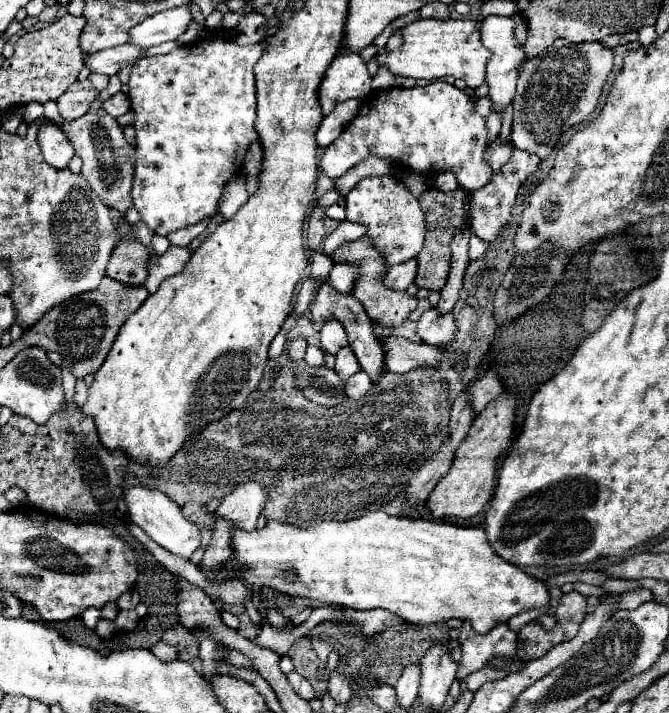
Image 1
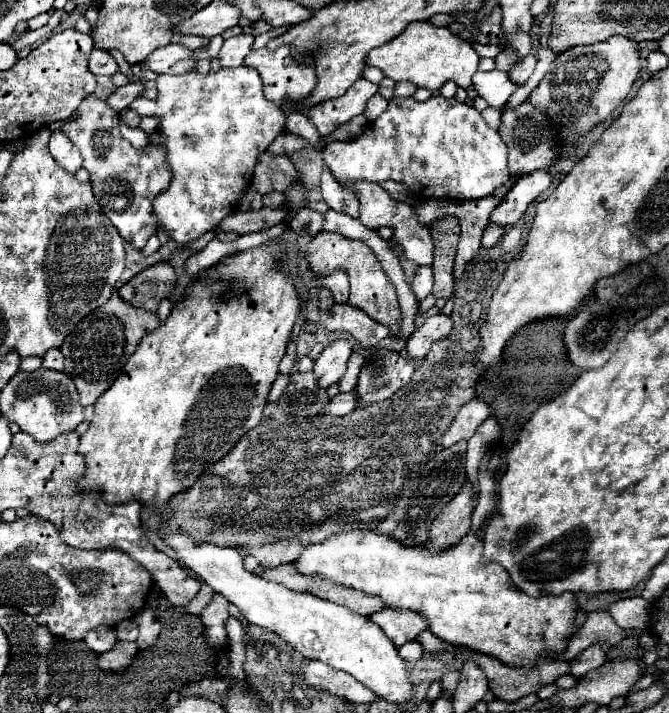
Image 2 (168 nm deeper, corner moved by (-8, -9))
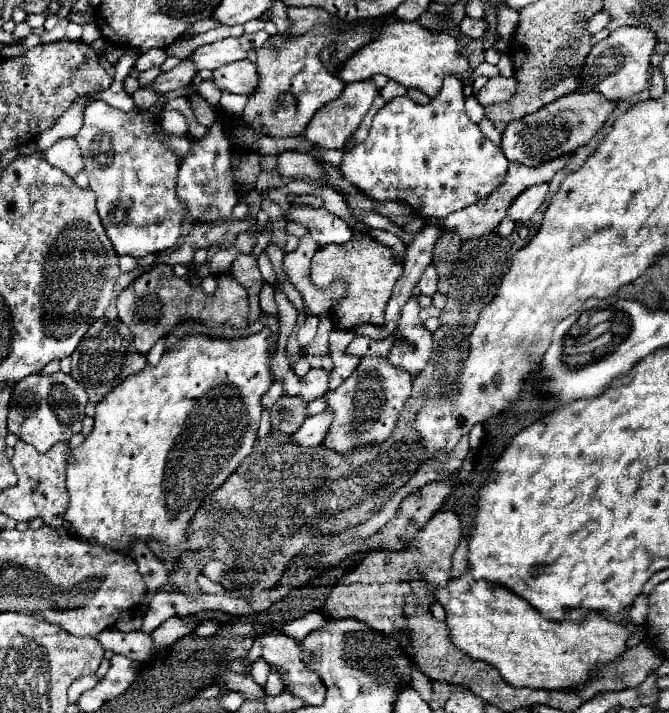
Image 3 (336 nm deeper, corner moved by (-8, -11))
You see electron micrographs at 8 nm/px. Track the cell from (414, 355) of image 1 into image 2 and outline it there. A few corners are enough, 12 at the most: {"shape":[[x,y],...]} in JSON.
{"shape":[[373,349],[355,387],[357,407],[389,399],[411,381],[411,359]]}

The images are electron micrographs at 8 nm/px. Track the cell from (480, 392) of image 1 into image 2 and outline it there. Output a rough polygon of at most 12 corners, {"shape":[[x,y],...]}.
{"shape":[[471,399],[441,437],[441,447],[469,441],[491,409]]}

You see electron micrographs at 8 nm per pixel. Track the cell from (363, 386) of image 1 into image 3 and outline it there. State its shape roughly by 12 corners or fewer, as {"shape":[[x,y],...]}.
{"shape":[[333,411],[307,417],[293,433],[295,443],[323,443]]}

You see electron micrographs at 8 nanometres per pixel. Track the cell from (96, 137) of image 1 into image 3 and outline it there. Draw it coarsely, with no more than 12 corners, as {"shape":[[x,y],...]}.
{"shape":[[103,101],[75,135],[117,255],[173,247],[179,157]]}

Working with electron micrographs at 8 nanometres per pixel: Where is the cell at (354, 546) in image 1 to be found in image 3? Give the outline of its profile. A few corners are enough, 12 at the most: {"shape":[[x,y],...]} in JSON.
{"shape":[[471,567],[435,599],[451,643],[515,687],[569,689],[627,649]]}

